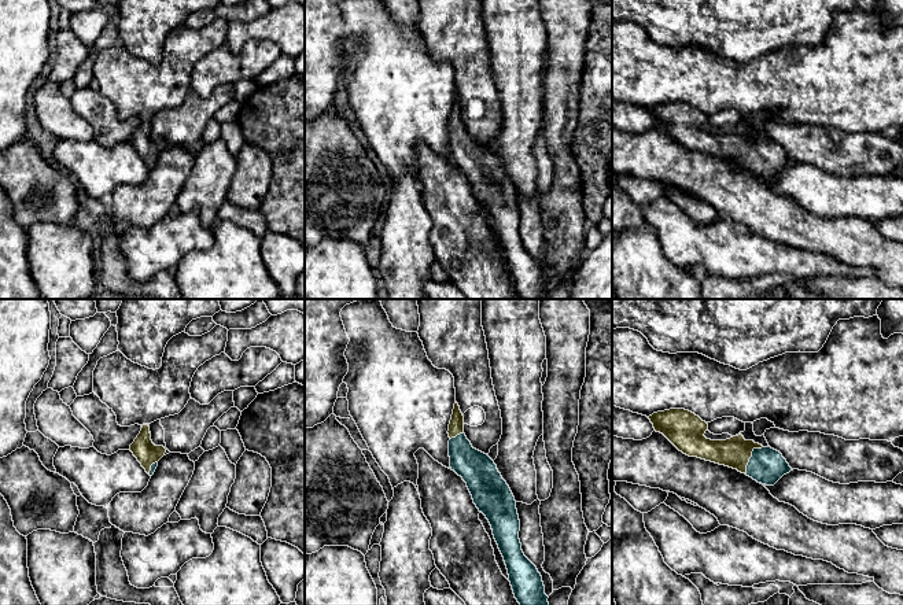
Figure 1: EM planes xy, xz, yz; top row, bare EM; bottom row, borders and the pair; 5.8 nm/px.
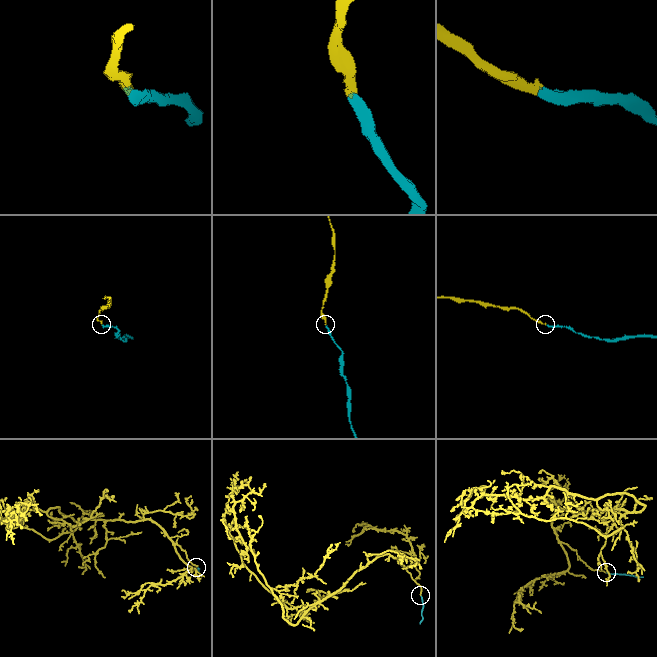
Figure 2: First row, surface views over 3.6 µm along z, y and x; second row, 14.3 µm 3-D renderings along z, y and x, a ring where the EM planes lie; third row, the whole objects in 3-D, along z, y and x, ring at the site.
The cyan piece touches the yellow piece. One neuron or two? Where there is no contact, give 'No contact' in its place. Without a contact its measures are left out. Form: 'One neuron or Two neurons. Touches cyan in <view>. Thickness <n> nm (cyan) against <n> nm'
One neuron. Touches cyan in yz. Thickness 200 nm (cyan) against 180 nm

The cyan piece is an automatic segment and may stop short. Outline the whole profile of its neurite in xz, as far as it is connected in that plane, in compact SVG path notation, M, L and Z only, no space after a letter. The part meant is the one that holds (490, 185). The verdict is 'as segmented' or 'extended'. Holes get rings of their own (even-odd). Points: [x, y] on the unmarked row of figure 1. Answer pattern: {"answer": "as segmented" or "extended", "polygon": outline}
{"answer": "extended", "polygon": "M454 96L449 117L450 161L467 176L473 196L489 213L504 250L515 291L520 299L548 299L537 259L524 248L519 232L520 213L515 189L494 154L472 140L464 126L464 108Z"}

